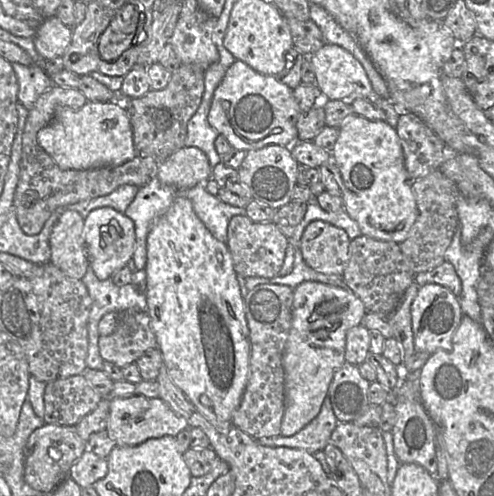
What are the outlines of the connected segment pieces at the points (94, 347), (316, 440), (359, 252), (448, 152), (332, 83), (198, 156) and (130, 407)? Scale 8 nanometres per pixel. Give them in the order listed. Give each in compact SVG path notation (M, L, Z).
M90 265L81 279L87 287L89 296L91 298L91 308L88 319L88 354L86 357L86 367L94 370L102 370L103 358L99 353L98 339L98 324L100 319L110 312L123 312L125 310L137 310L139 312L147 313L146 301L146 271L145 269L135 270L132 272L130 283L124 286L117 286L111 278L106 280L99 280L91 269Z
M328 395L322 403L319 414L302 430L291 437L276 436L260 438L258 441L268 447L287 447L304 450L309 454L324 451L332 432L338 424Z
M363 234L351 240L350 258L344 270L343 279L362 300L367 312L392 315L407 288L414 282L415 275L399 244Z
M403 112L403 114L400 116L398 124L396 126L396 131L397 131L397 134L398 134L402 149L403 149L406 170L413 179L424 177L424 176L428 175L429 173L431 173L432 171L439 169L440 165L444 161L446 161L447 159L449 159L451 157L455 157L457 154L467 154L467 153L458 153L458 152L454 151L453 149L451 149L450 147L446 146L445 143L418 116L416 116L413 113Z
M325 44L310 56L316 76L315 84L321 91L322 99L343 100L351 104L355 99L365 98L376 102L379 96L373 89L363 65L346 49L336 44Z
M182 147L158 164L157 178L177 190L189 189L211 179L206 154L196 147Z
M110 397L109 419L105 430L116 445L136 446L151 438L176 436L186 428L189 428L186 419L175 413L160 397Z

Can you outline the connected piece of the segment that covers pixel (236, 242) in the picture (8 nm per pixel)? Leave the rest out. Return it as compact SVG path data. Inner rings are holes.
M236 215L228 224L226 245L232 256L235 272L244 278L278 276L288 244L289 238L272 221L254 222L246 215Z

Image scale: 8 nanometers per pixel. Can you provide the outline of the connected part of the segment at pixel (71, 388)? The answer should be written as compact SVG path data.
M82 374L56 379L45 387L43 420L47 424L75 426L102 398Z

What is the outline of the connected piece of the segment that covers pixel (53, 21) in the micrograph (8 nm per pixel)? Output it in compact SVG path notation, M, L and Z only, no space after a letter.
M56 16L47 18L38 27L33 37L36 51L44 60L62 57L71 42L72 28L64 25Z

